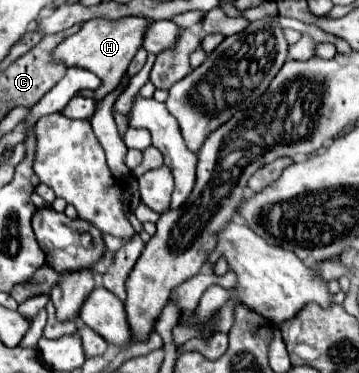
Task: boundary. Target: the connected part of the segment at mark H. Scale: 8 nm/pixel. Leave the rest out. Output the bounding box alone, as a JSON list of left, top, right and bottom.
[52,16,148,108]

